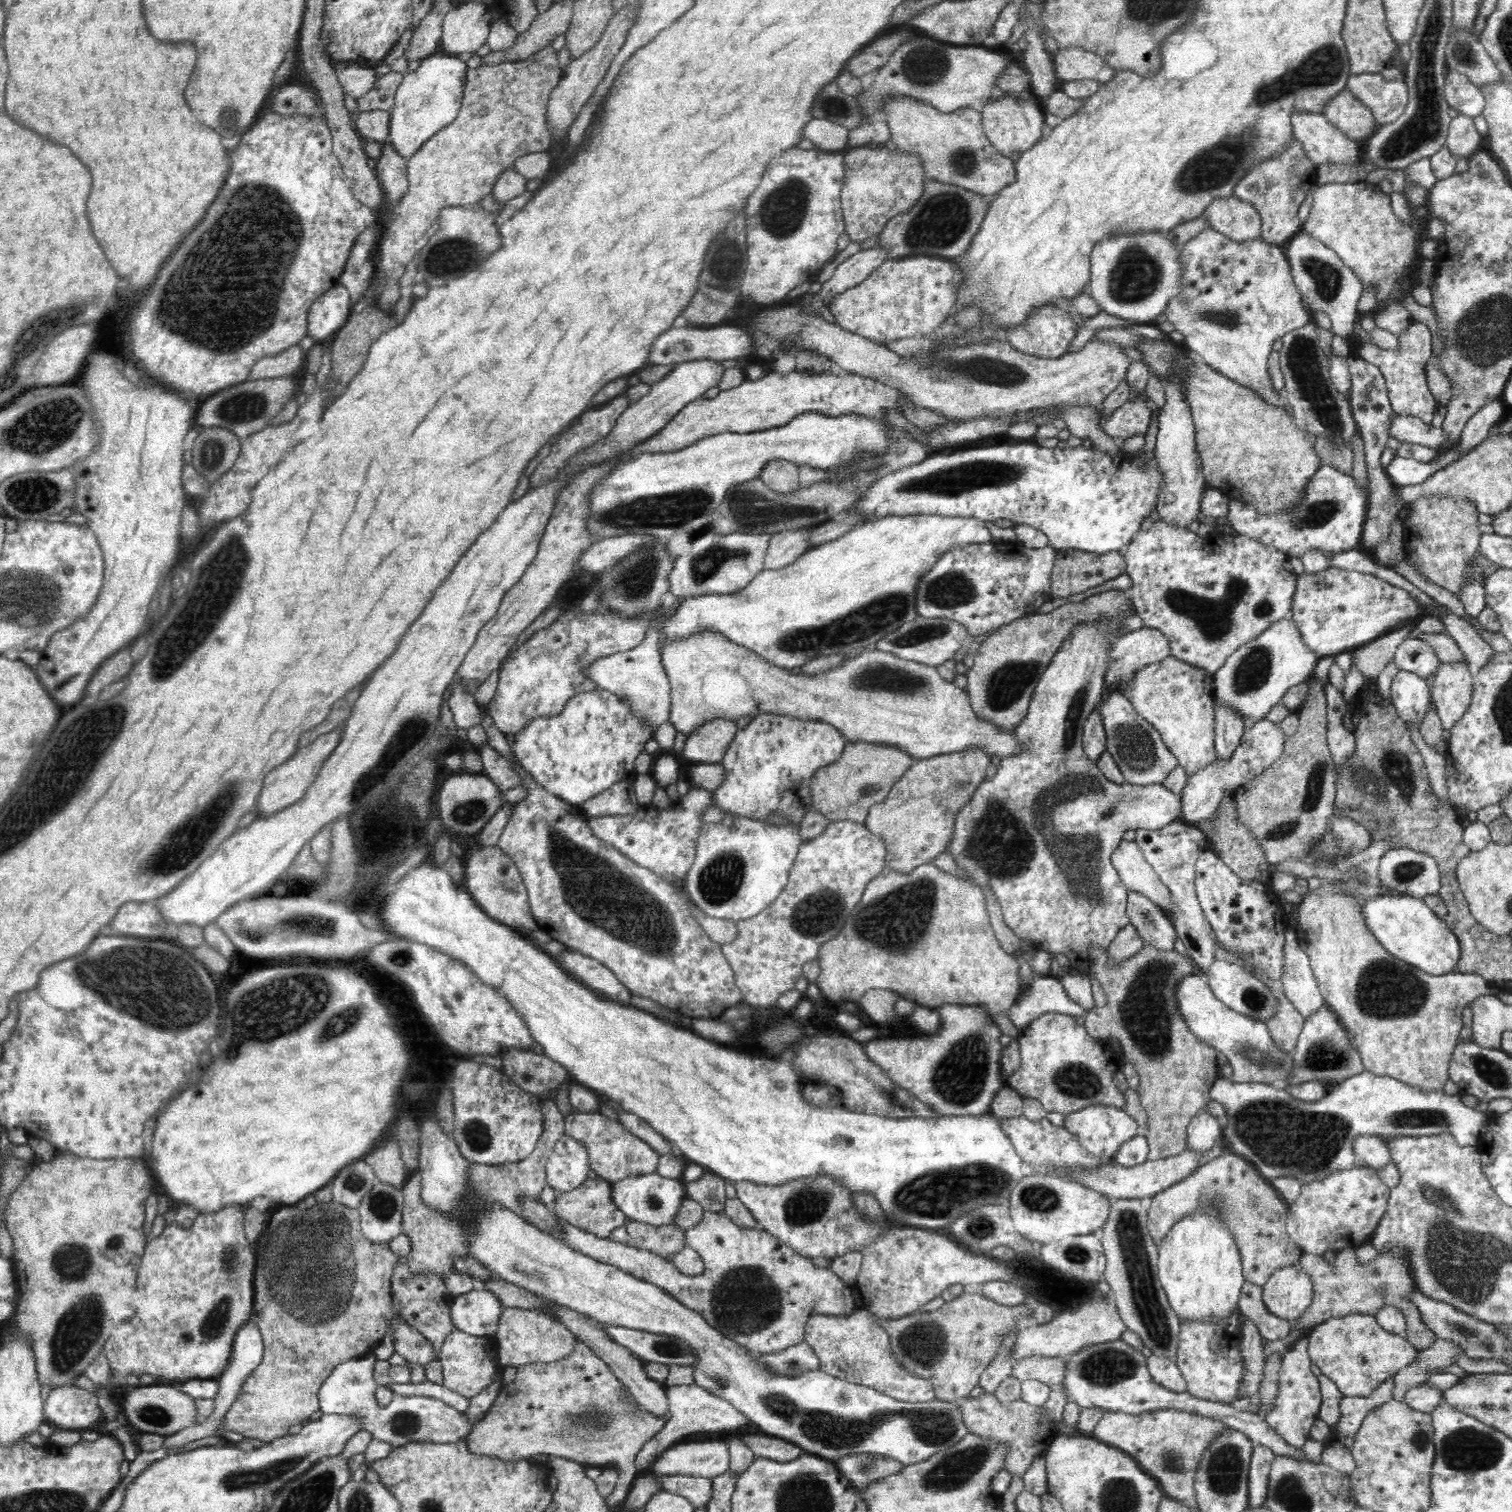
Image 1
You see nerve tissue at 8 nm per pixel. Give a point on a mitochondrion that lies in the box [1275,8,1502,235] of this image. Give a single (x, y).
(1465, 53)

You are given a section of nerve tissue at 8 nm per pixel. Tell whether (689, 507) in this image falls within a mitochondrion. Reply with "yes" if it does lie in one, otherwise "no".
yes

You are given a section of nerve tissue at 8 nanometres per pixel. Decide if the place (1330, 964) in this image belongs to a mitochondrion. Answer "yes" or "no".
no

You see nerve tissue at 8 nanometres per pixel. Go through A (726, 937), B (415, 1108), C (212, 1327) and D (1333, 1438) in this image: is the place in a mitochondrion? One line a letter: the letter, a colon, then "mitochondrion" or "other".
A: other
B: other
C: mitochondrion
D: other

